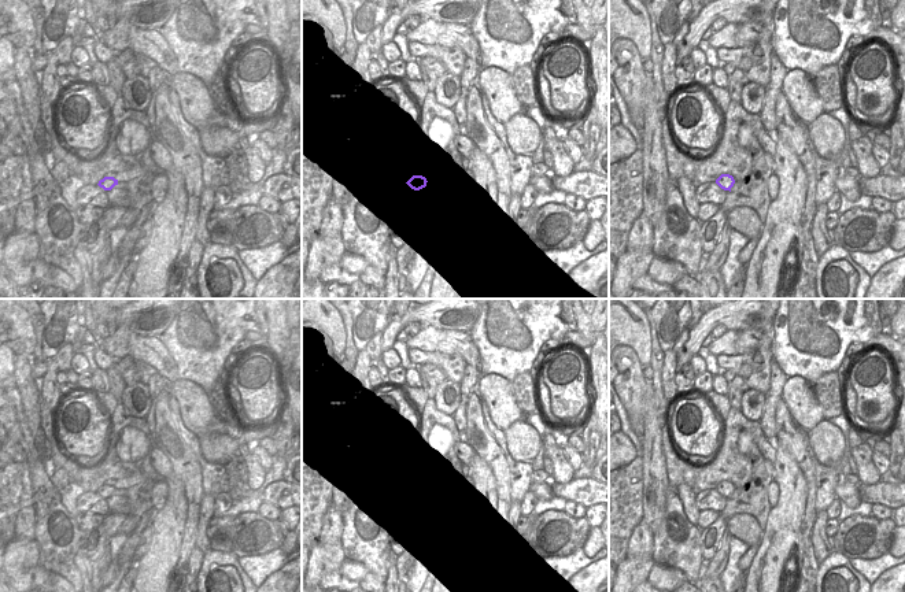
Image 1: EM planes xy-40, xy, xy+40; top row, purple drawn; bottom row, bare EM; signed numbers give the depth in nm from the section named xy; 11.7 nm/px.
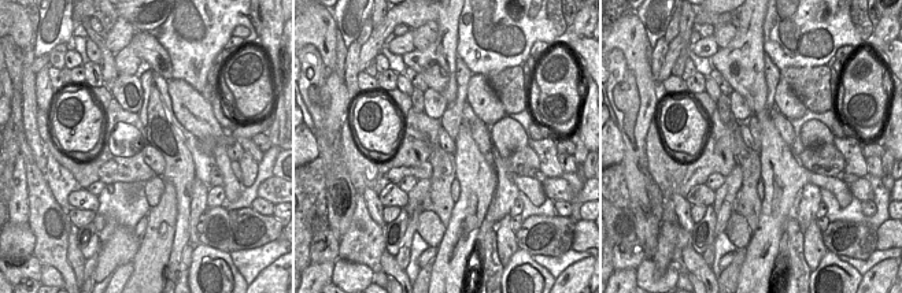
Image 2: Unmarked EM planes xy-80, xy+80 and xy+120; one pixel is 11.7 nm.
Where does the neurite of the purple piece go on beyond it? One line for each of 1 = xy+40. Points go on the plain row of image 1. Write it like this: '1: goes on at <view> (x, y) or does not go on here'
1: does not go on here

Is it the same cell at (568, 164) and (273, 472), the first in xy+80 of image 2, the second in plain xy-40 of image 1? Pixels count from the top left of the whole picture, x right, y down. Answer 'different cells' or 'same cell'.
different cells

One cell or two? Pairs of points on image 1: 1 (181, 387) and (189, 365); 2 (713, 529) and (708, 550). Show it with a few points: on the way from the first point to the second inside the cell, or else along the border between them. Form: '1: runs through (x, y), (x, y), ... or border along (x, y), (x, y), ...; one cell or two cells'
1: border along (178, 377), (192, 377), (203, 385); two cells
2: runs through (712, 535), (709, 544); one cell

